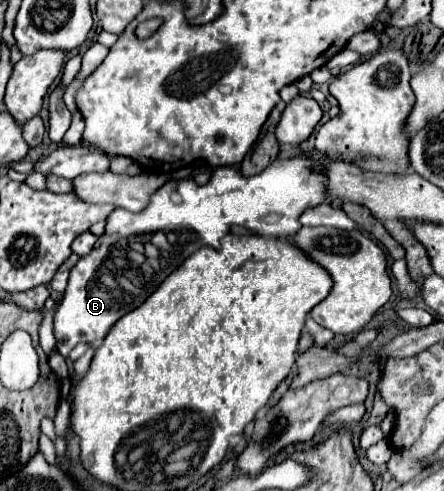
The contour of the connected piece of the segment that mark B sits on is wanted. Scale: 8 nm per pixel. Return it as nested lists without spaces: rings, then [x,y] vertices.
[[[315,148],[311,152],[303,152],[293,158],[277,158],[261,174],[255,174],[249,178],[243,176],[235,168],[217,168],[217,170],[213,170],[211,180],[205,186],[199,186],[195,180],[189,180],[189,178],[167,182],[167,186],[159,188],[159,194],[155,194],[155,198],[151,198],[151,206],[147,206],[147,210],[143,210],[143,214],[131,214],[121,208],[113,210],[111,218],[107,218],[105,234],[97,240],[95,248],[73,266],[71,274],[69,274],[69,284],[67,284],[63,300],[55,312],[53,334],[57,340],[57,352],[63,358],[69,358],[69,352],[79,342],[103,340],[107,336],[107,332],[111,330],[111,326],[127,312],[141,306],[157,290],[157,286],[161,286],[161,282],[183,264],[183,260],[187,256],[191,256],[201,246],[211,246],[211,248],[219,250],[221,236],[225,236],[233,224],[241,224],[257,234],[267,234],[267,236],[295,234],[301,228],[299,216],[307,208],[315,208],[315,206],[329,200],[325,168],[333,162],[351,164],[353,160],[349,160],[349,158],[339,160],[337,156]]]

